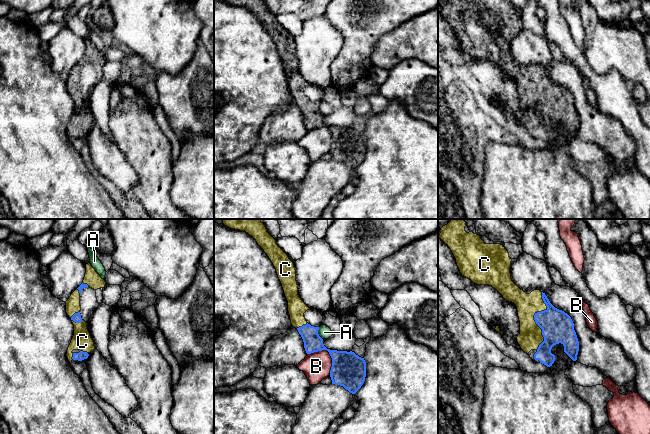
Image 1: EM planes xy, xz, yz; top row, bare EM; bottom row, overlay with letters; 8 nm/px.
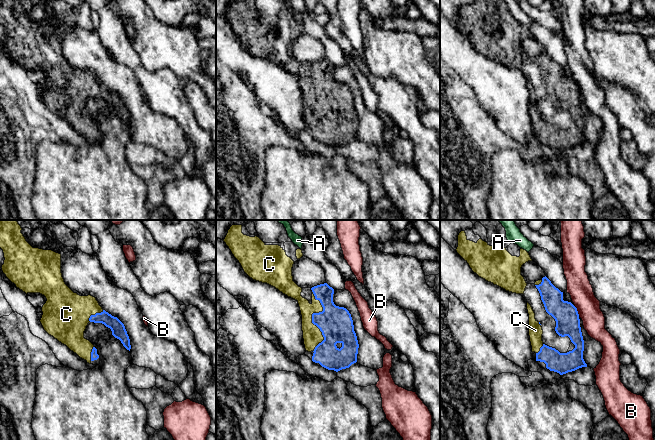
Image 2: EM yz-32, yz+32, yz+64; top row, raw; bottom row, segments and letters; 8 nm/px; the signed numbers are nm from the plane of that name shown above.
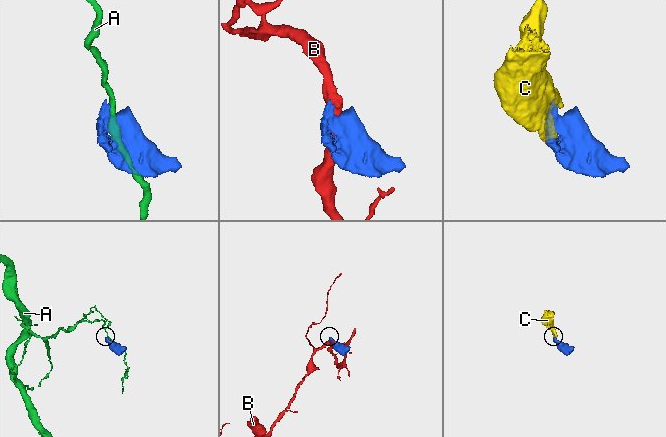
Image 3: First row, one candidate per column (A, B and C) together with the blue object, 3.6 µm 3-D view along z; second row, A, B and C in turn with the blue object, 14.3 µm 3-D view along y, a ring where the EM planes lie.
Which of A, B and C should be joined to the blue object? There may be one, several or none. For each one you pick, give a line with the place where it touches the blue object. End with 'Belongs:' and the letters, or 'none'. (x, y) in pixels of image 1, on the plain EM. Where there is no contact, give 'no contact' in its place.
C: contact yz (534, 94)
Belongs: C

